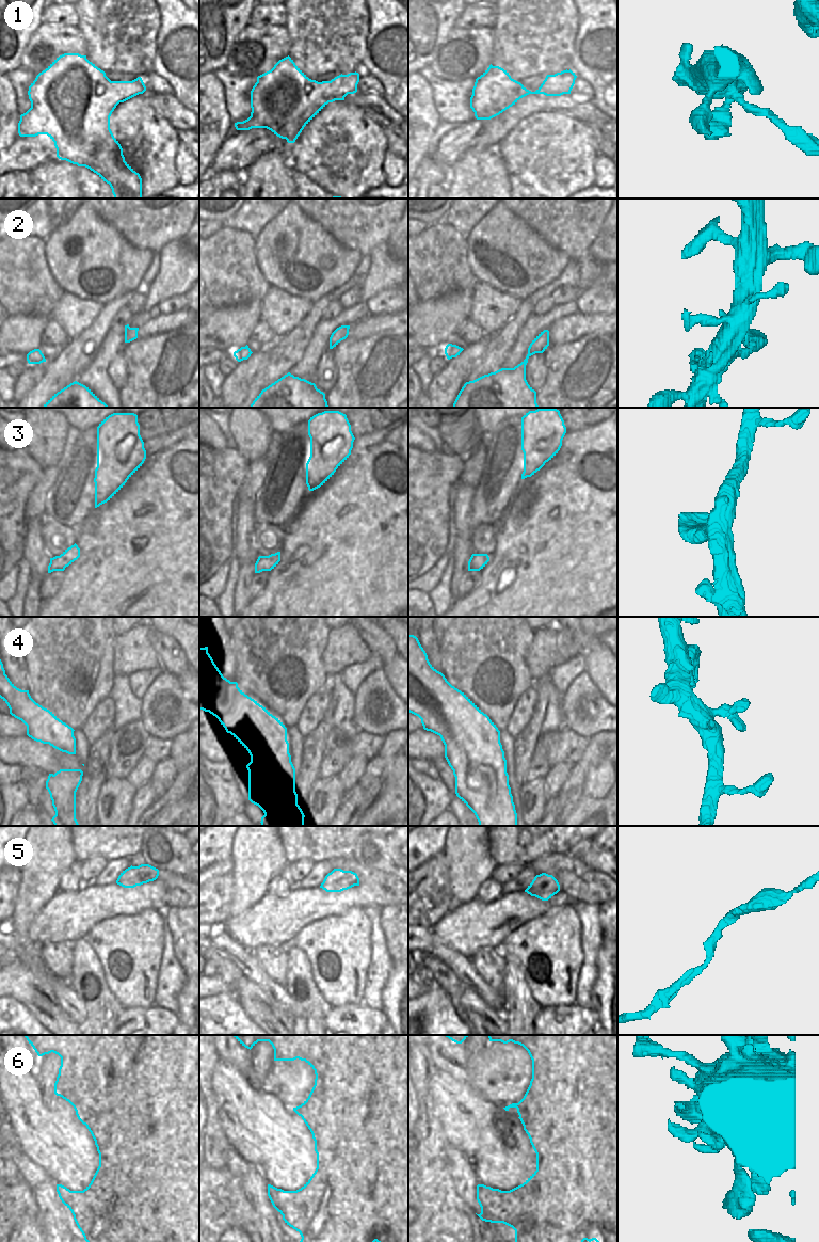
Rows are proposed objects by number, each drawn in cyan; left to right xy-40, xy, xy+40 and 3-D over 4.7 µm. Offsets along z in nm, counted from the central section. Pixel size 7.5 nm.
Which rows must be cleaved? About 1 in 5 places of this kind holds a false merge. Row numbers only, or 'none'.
none

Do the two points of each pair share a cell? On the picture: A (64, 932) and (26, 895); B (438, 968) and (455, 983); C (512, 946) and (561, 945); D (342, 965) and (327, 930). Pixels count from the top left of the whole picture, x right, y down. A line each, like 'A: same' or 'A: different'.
A: different
B: same
C: same
D: same

